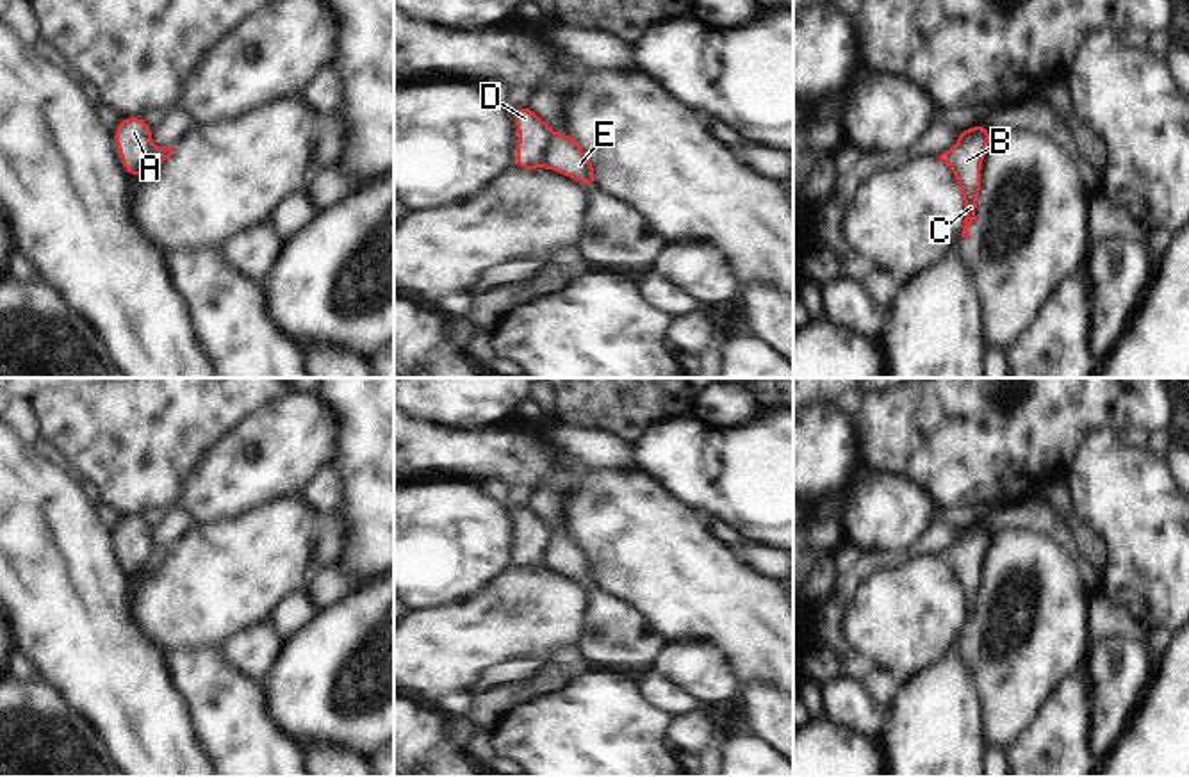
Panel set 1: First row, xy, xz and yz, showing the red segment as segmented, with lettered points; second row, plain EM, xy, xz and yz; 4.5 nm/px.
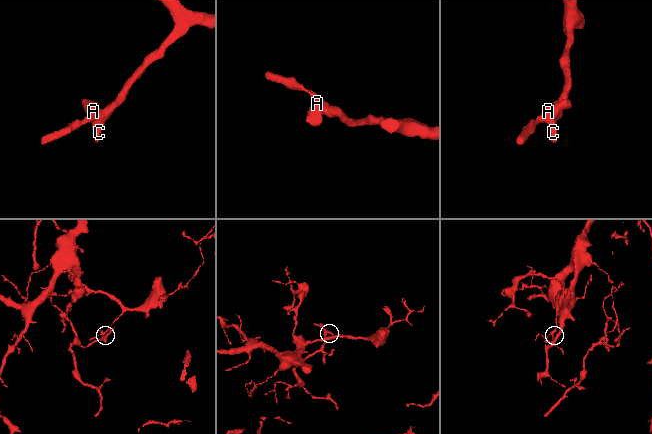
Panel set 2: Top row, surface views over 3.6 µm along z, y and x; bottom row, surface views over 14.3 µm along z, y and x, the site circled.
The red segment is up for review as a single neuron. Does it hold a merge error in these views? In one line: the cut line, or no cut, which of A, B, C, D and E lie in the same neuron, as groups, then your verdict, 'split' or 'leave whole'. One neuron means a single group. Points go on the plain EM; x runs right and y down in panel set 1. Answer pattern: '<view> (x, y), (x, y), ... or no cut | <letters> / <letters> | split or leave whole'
yz (990, 533), (968, 533), (956, 546) | A D / B C E | split

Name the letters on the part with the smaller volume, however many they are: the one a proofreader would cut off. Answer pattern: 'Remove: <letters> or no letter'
Remove: A, D

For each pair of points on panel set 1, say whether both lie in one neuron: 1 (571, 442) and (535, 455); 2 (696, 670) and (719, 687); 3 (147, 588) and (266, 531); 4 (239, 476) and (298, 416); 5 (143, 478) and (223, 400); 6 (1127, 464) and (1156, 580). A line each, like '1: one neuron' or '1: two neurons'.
1: two neurons
2: one neuron
3: one neuron
4: one neuron
5: one neuron
6: one neuron

